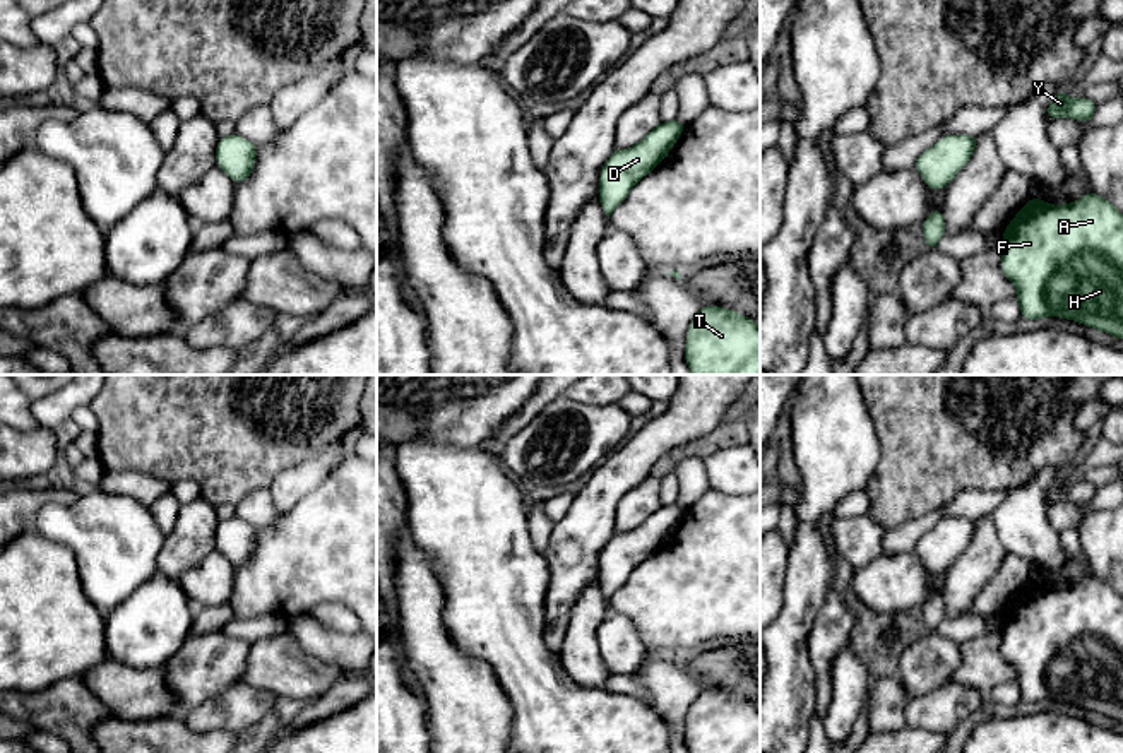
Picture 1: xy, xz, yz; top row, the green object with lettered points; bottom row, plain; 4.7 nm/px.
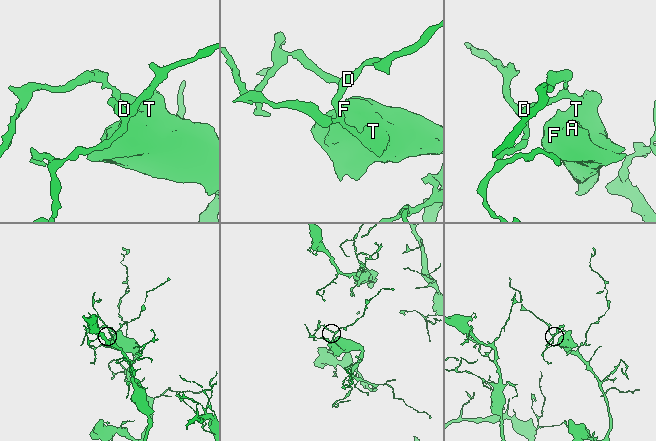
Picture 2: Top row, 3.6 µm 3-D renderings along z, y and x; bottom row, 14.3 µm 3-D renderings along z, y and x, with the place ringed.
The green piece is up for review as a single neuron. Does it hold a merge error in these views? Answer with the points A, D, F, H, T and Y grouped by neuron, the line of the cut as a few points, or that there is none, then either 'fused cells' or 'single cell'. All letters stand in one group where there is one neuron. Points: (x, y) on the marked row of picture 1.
A D F H T Y | no cut | single cell

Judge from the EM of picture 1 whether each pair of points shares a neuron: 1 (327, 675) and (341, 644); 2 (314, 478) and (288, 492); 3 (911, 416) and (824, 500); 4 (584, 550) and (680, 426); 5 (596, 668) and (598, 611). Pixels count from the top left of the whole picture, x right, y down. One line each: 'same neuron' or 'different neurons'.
1: different neurons
2: same neuron
3: different neurons
4: same neuron
5: same neuron

